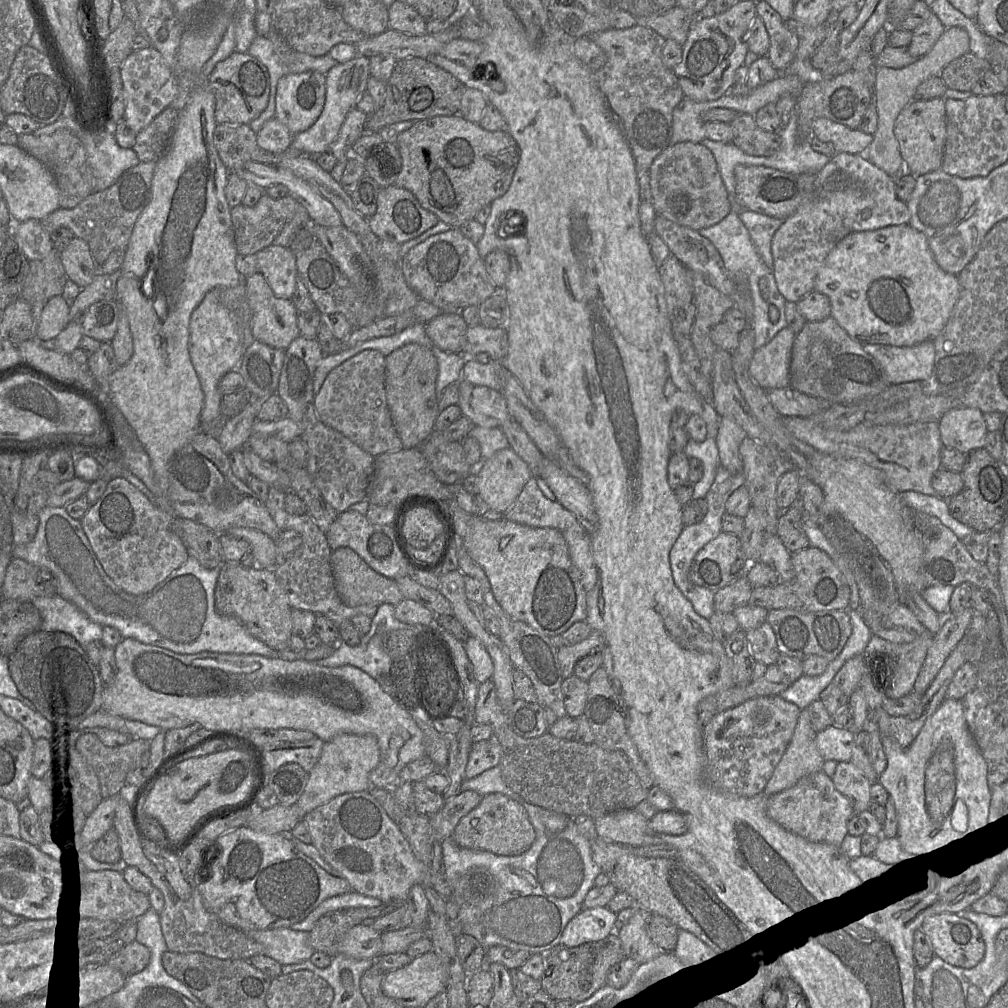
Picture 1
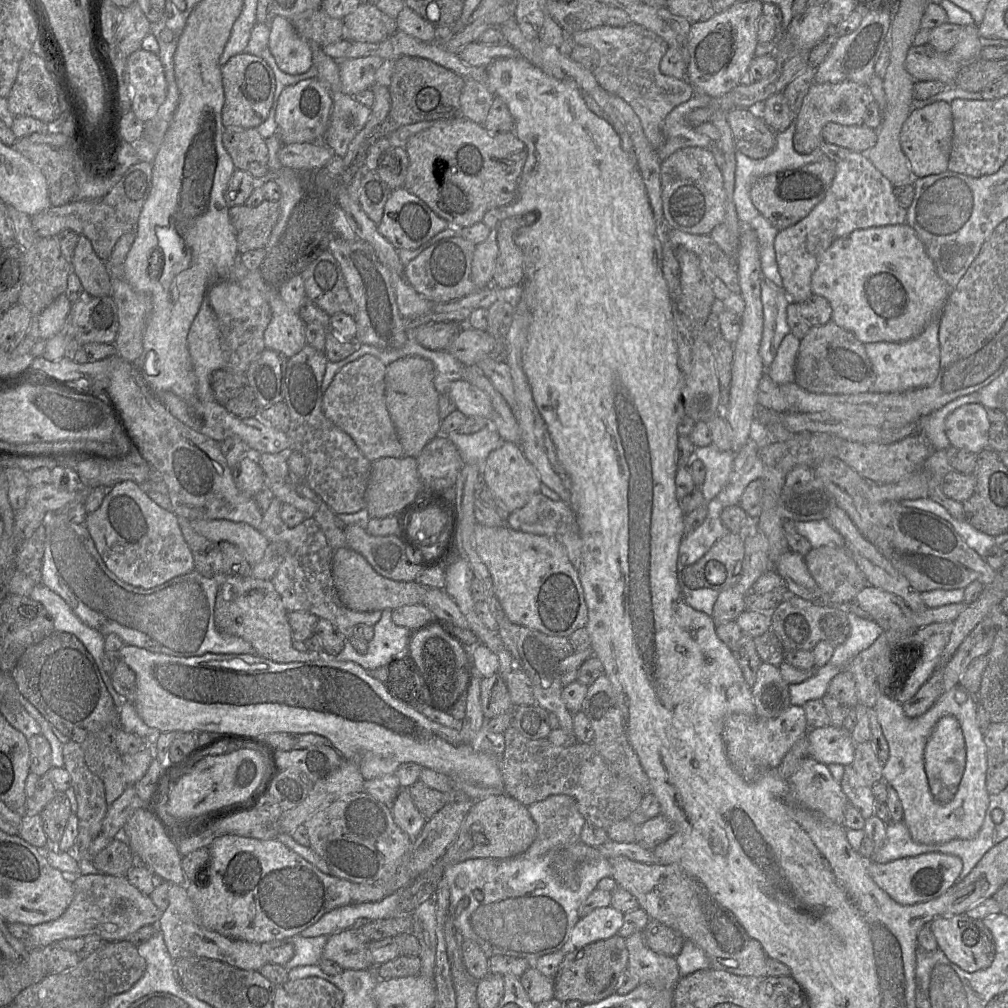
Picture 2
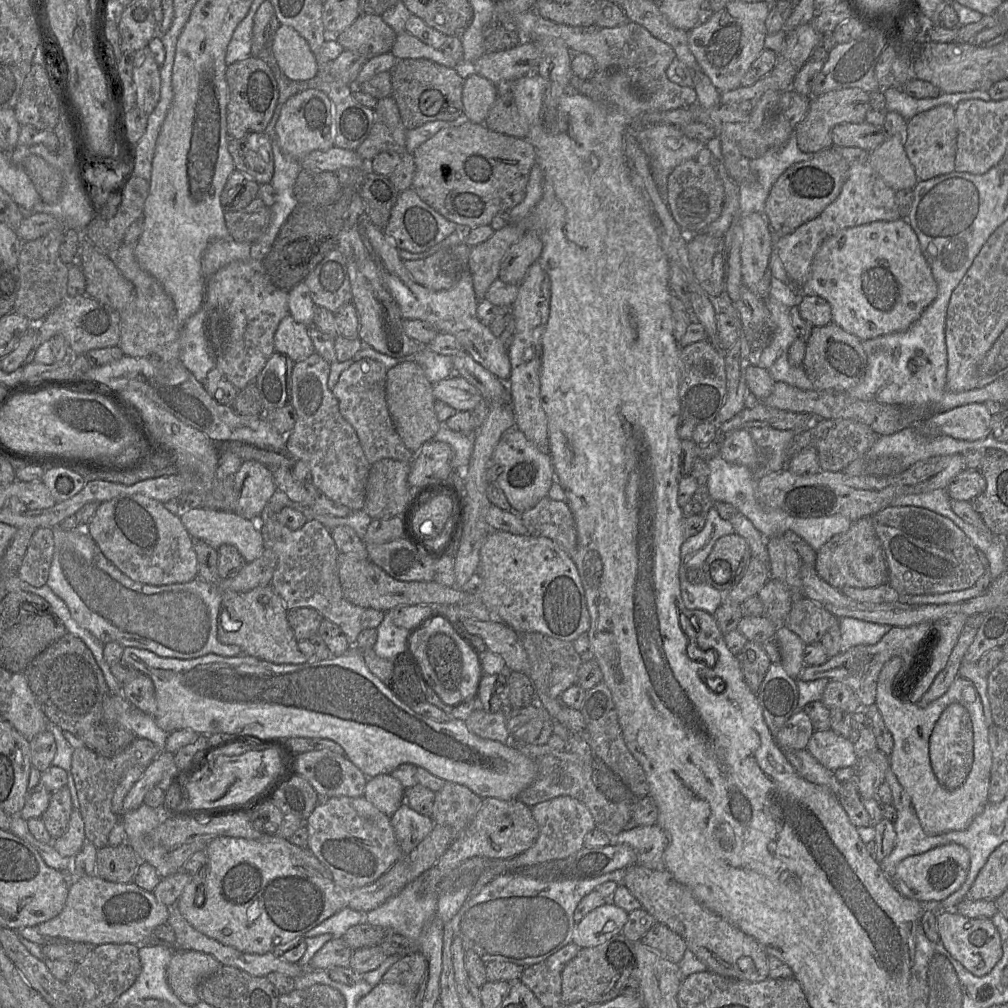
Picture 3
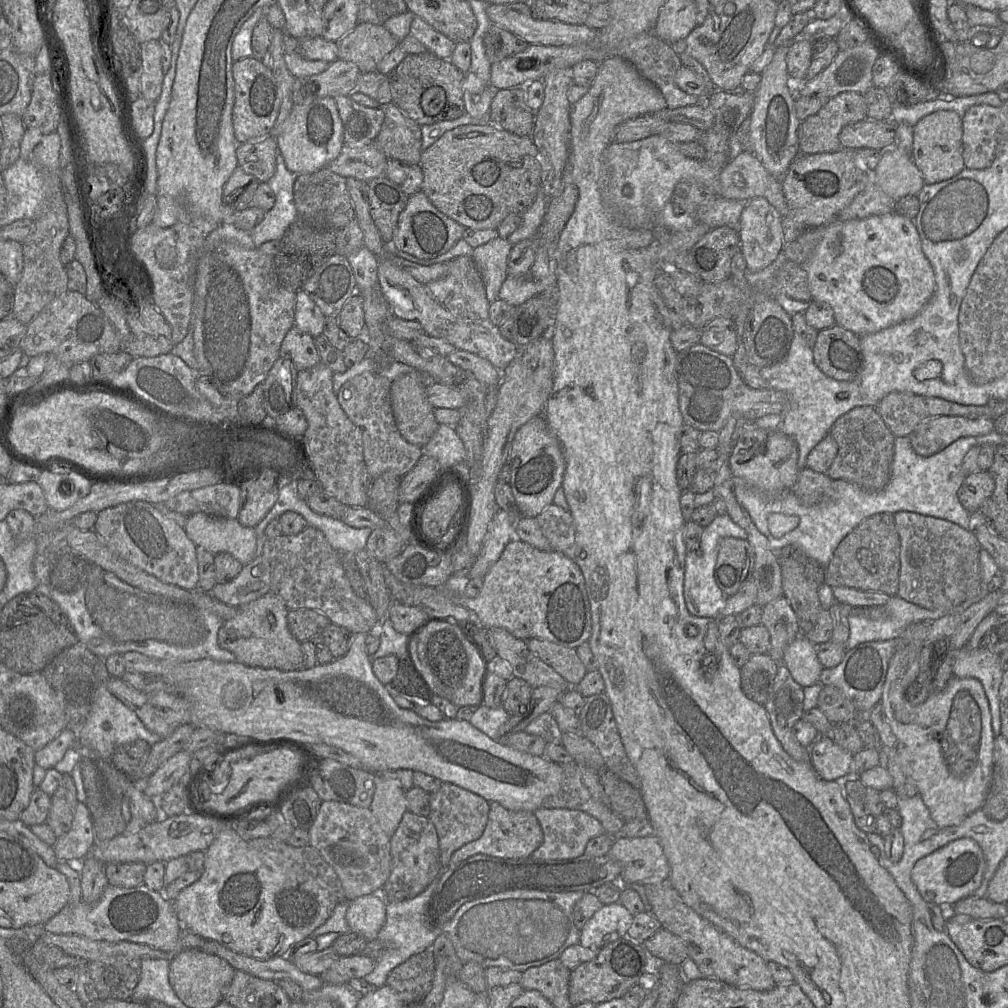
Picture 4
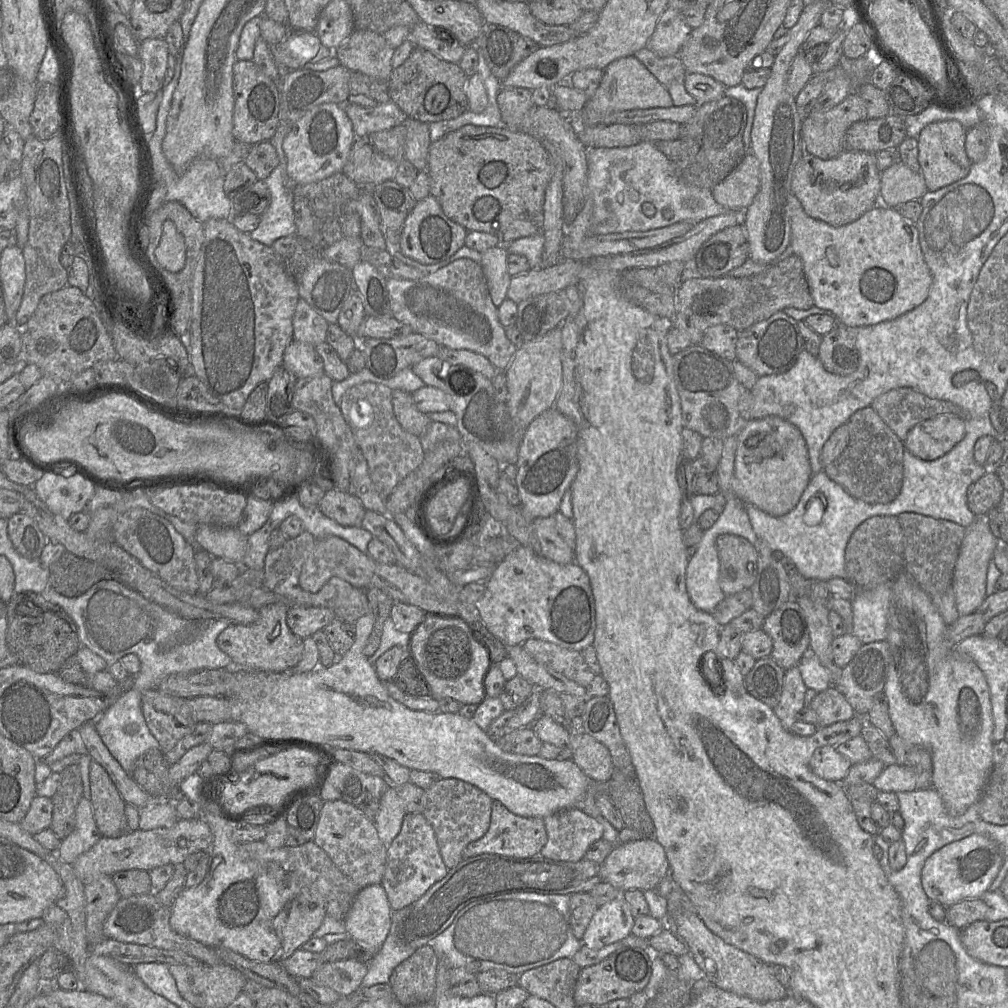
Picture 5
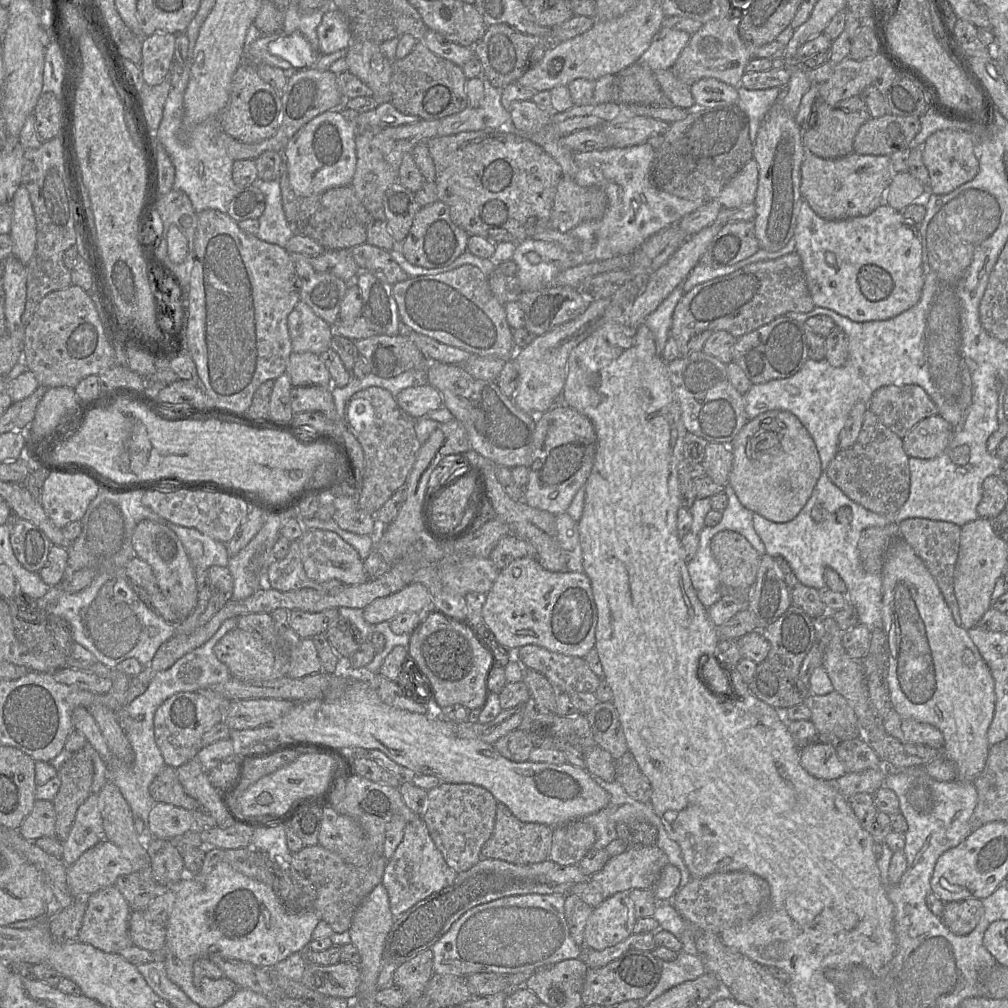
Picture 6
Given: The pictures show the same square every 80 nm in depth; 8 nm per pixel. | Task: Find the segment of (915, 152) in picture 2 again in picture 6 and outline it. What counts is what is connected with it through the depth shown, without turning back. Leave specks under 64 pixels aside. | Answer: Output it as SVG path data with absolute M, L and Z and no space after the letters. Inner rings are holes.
M951 129L936 131L925 140L922 161L929 173L928 193L948 194L977 175L979 161L974 152L975 145L975 138L970 133Z

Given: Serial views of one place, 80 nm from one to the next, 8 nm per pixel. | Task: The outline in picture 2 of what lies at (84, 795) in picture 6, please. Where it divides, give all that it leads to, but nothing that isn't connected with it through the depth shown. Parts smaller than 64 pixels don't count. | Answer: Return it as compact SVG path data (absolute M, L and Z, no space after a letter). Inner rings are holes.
M57 792L40 813L49 842L57 844L63 836L70 815L70 801L64 792Z

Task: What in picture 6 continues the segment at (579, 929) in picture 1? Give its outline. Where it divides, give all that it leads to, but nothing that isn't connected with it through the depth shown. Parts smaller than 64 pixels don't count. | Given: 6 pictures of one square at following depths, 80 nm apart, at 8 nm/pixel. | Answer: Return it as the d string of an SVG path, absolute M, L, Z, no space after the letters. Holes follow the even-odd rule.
M628 892L607 897L593 908L584 929L583 944L593 950L614 946L633 933L636 920Z

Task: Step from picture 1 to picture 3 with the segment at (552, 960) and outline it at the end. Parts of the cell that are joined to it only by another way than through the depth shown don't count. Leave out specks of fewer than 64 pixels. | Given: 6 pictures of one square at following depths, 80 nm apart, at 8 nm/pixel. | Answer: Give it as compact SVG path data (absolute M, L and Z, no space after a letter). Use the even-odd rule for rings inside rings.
M618 934L604 943L581 948L561 973L562 1002L568 1005L585 1000L589 1004L603 1003L621 995L628 978L634 976L636 968L635 943Z

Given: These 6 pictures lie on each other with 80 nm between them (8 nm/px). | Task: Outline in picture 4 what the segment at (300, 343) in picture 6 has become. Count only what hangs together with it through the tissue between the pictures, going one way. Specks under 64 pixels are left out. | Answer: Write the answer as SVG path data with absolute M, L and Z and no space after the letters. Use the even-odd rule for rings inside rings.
M298 290L294 308L294 326L315 338L322 334L324 322L325 315L314 301L304 290Z

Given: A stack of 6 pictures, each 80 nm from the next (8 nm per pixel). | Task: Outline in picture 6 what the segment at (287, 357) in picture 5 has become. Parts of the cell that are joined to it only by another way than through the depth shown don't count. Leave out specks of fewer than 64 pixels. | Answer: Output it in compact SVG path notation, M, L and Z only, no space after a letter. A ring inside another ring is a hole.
M292 352L288 360L286 372L291 378L293 387L332 385L330 373L321 357L311 352Z

